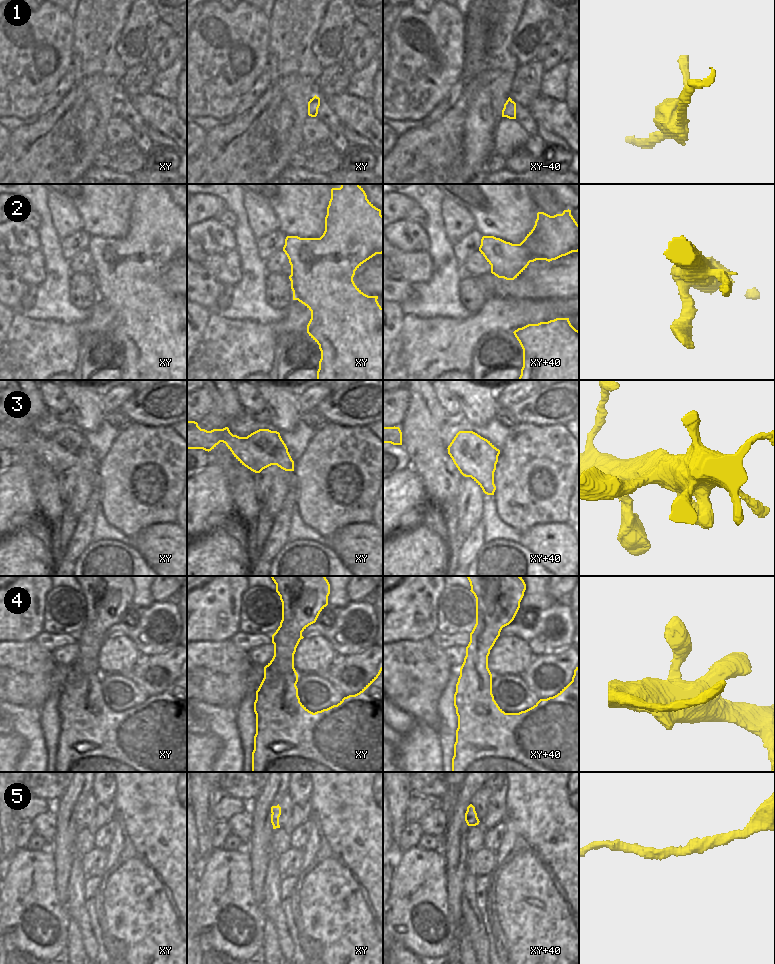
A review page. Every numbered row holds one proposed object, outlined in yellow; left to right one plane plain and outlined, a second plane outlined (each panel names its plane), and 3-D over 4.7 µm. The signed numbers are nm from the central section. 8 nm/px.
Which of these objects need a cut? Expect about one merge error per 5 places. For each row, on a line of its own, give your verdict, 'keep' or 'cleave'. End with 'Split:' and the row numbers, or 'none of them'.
1: keep
2: keep
3: keep
4: keep
5: keep
Split: none of them

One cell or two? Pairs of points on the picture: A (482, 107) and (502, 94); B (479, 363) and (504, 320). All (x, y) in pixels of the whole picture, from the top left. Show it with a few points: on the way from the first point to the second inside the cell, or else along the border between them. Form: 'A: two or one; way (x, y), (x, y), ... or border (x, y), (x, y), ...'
A: two; border (477, 90), (487, 92), (497, 121)
B: two; border (512, 331), (488, 331), (477, 341)

